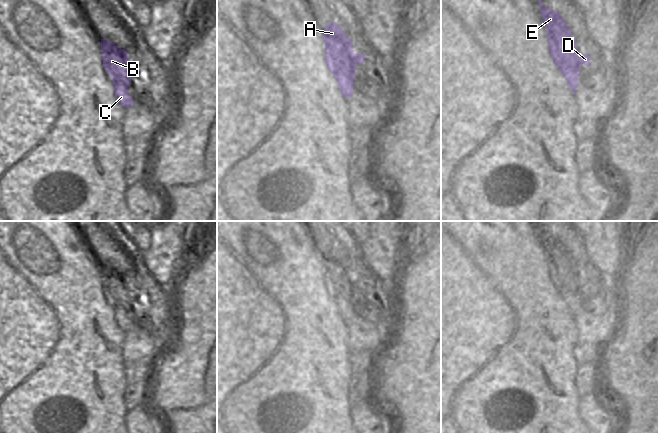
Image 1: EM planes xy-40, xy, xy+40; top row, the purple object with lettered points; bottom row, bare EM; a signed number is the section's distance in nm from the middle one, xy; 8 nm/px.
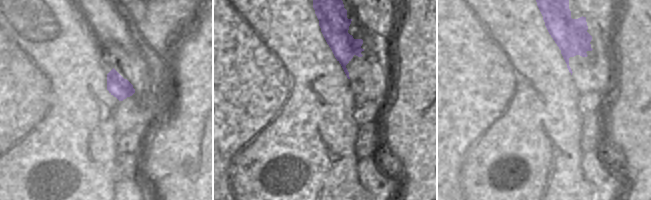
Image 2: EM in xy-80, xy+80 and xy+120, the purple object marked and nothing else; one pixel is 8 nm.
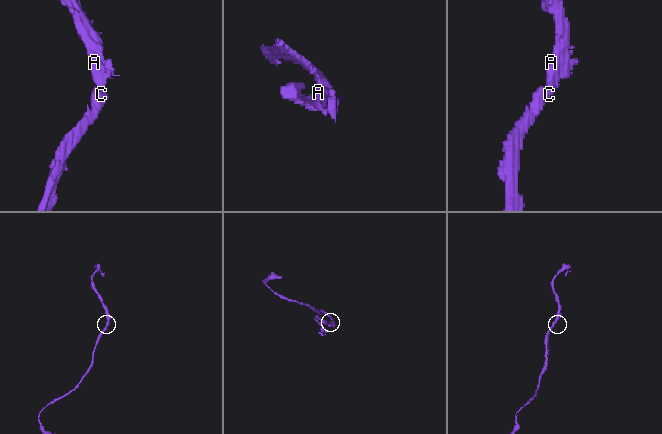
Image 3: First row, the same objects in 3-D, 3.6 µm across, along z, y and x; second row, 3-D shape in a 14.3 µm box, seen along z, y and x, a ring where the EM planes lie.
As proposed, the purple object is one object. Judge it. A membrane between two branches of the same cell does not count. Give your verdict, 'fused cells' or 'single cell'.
single cell

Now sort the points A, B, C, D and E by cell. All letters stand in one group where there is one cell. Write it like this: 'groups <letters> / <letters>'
groups A B C D E

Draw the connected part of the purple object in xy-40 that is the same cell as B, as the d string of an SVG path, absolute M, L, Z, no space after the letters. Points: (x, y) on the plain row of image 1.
M101 262L101 281L103 291L111 300L115 321L124 332L134 330L133 322L128 316L131 307L131 284L127 275Z

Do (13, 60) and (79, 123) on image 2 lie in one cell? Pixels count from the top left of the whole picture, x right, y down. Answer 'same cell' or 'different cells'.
same cell

